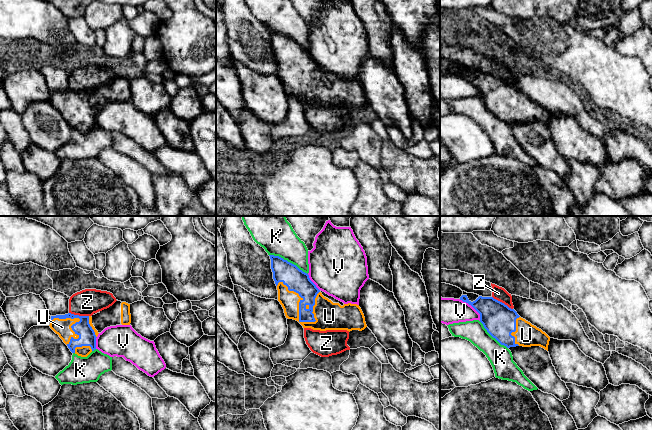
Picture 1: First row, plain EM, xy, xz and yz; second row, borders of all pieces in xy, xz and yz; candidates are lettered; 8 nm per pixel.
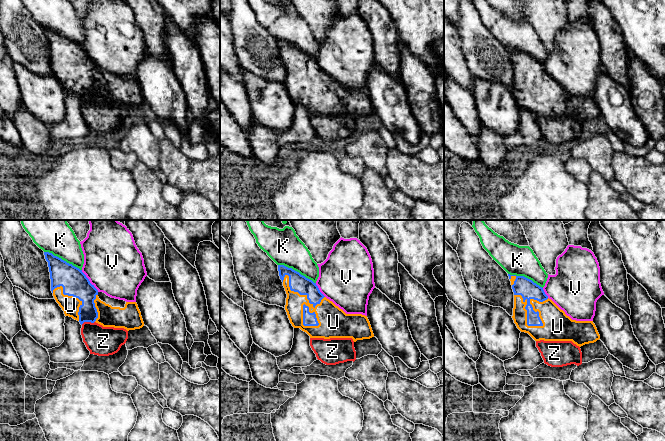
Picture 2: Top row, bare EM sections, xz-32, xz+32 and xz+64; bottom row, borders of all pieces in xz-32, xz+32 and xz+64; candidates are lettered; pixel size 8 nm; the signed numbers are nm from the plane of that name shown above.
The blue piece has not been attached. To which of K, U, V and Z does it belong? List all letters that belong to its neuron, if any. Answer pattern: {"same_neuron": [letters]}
{"same_neuron": ["U"]}

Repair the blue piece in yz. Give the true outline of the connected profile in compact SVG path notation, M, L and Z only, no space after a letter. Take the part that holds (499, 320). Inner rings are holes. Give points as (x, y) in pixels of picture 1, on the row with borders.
M462 295L460 300L471 305L480 314L484 328L501 345L507 348L540 346L548 351L550 337L504 303L493 297L482 296L471 302L467 295Z

